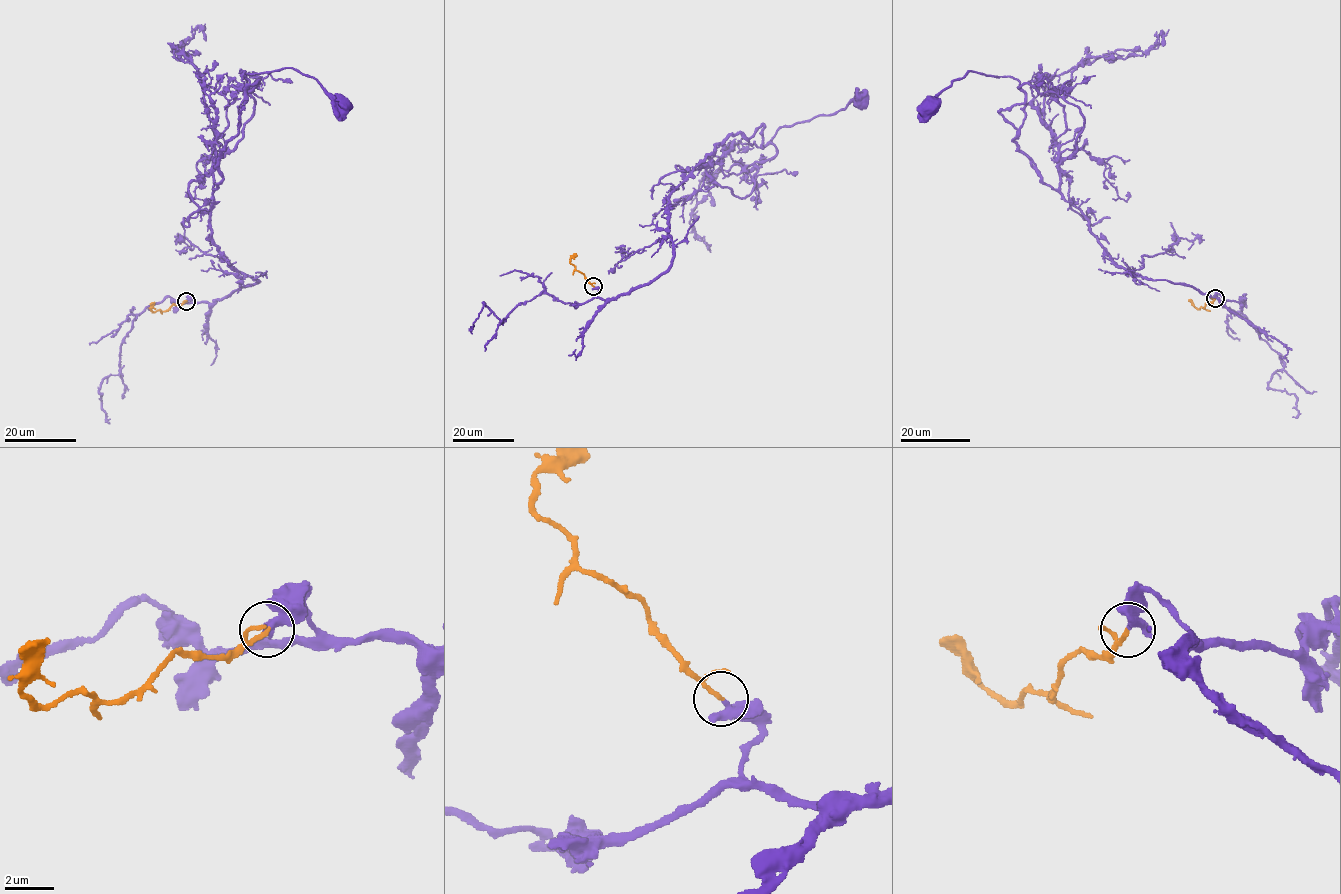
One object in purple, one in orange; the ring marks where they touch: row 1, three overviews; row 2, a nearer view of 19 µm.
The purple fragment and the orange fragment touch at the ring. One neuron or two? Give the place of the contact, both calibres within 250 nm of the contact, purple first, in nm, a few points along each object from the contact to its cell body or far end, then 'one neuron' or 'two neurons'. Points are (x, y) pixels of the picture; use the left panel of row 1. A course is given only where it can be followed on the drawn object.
place (186, 301); calibres 280 and 130 nm; course purple (186, 301), (259, 282), (224, 259), (209, 215), (246, 73), (292, 67), (343, 107); course orange (186, 301), (172, 304), (165, 311), (153, 312), (151, 302); one neuron

